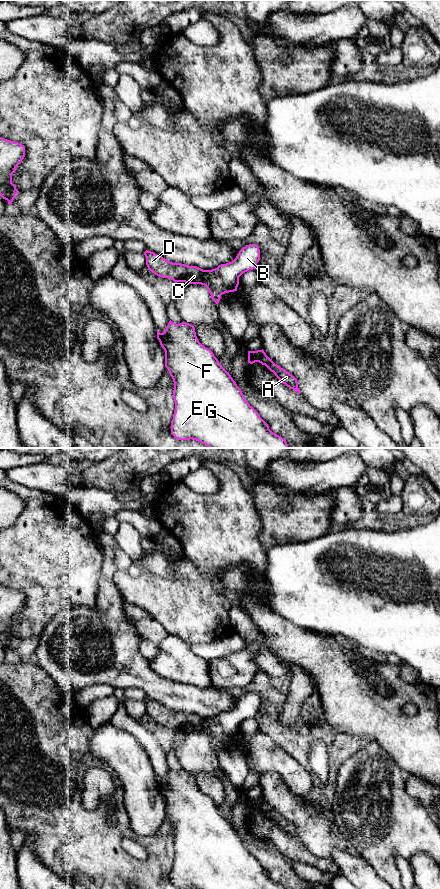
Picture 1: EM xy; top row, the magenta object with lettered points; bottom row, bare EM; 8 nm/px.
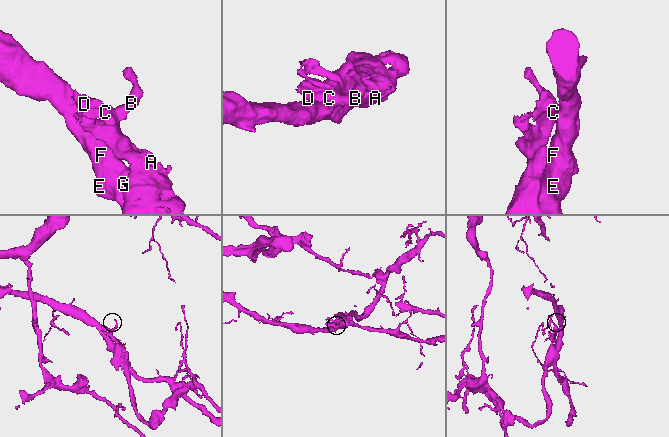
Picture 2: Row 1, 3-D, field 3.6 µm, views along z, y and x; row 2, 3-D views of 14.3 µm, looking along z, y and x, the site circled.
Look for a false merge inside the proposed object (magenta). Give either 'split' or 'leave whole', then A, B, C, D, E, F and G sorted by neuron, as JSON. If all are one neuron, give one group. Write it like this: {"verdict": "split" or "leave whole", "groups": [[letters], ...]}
{"verdict": "split", "groups": [["A", "C", "D"], ["B", "E", "F", "G"]]}

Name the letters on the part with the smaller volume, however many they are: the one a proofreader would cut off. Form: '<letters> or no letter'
A, C, D

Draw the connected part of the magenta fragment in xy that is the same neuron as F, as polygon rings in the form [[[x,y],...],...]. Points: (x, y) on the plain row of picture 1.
[[[169,769],[163,781],[157,778],[157,787],[165,799],[165,815],[174,830],[175,860],[171,869],[171,882],[178,888],[196,889],[286,889],[273,881],[258,860],[245,848],[241,837],[231,823],[220,813],[213,800],[202,793],[189,771]]]

